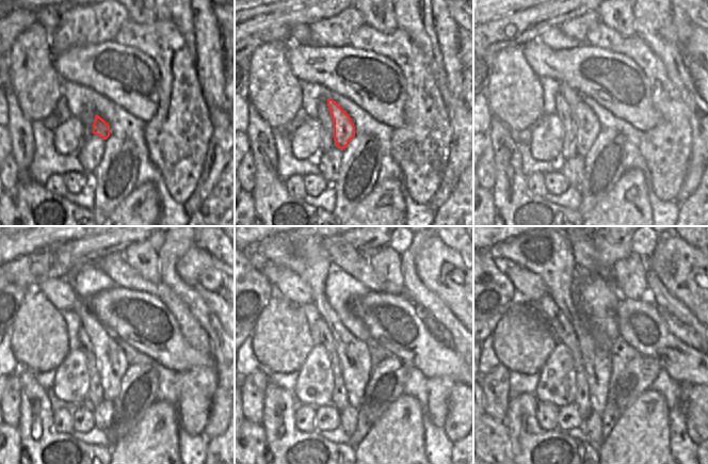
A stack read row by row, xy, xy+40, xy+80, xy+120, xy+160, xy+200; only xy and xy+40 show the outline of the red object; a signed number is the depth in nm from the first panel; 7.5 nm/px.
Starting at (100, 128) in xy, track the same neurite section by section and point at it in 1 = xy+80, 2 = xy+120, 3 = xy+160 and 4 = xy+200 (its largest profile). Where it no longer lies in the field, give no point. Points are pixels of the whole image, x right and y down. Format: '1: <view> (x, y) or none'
1: xy+80 (586, 126)
2: xy+120 (113, 364)
3: xy+160 (306, 256)
4: xy+200 (546, 251)

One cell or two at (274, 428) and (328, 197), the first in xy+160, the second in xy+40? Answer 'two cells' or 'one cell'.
two cells

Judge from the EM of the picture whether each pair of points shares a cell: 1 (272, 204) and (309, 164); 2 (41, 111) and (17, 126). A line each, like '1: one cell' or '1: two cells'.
1: two cells
2: two cells

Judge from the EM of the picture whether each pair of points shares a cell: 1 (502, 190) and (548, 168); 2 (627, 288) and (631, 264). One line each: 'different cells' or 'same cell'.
1: different cells
2: same cell

